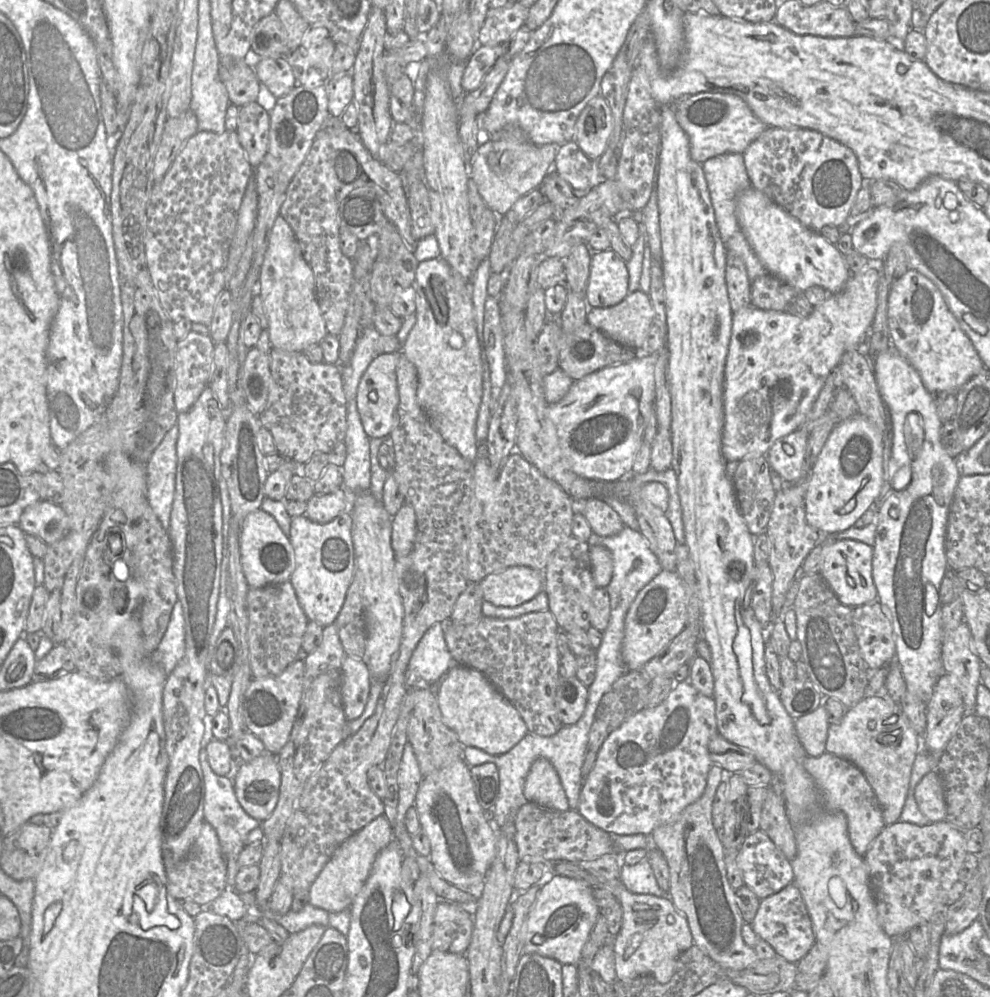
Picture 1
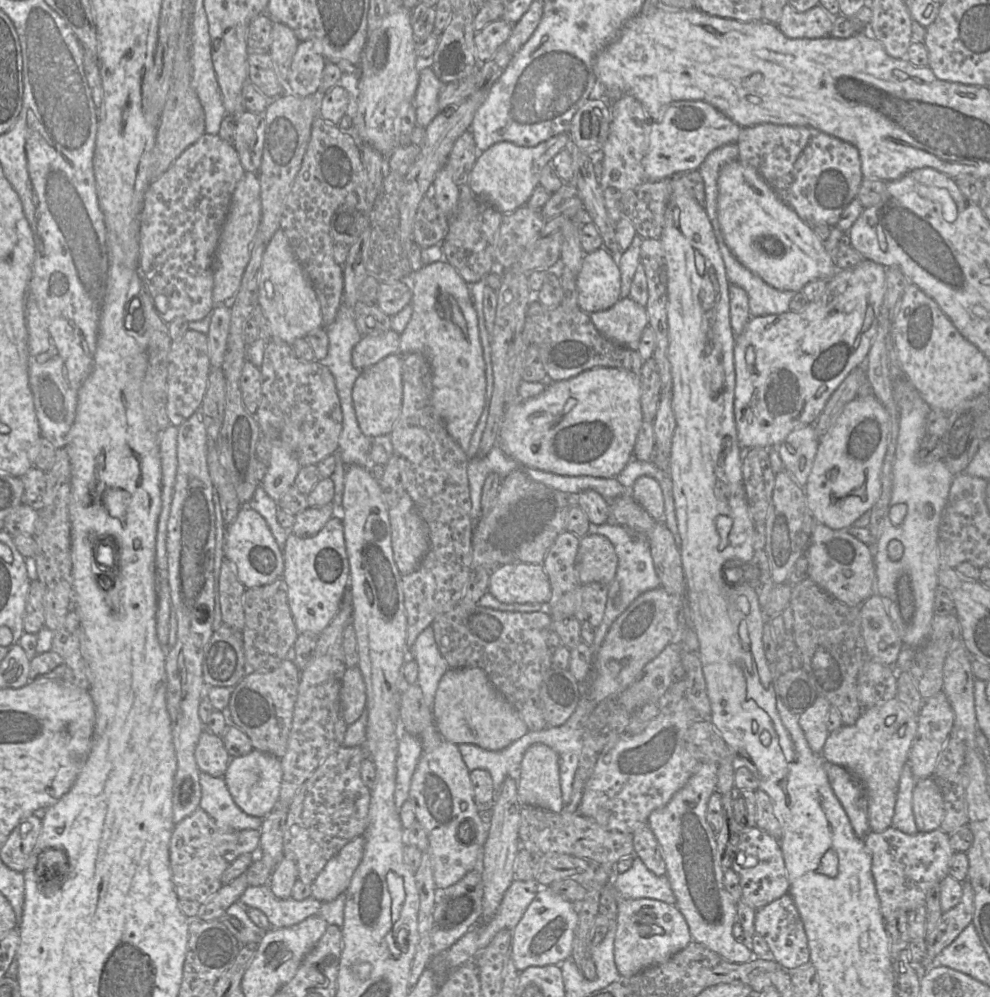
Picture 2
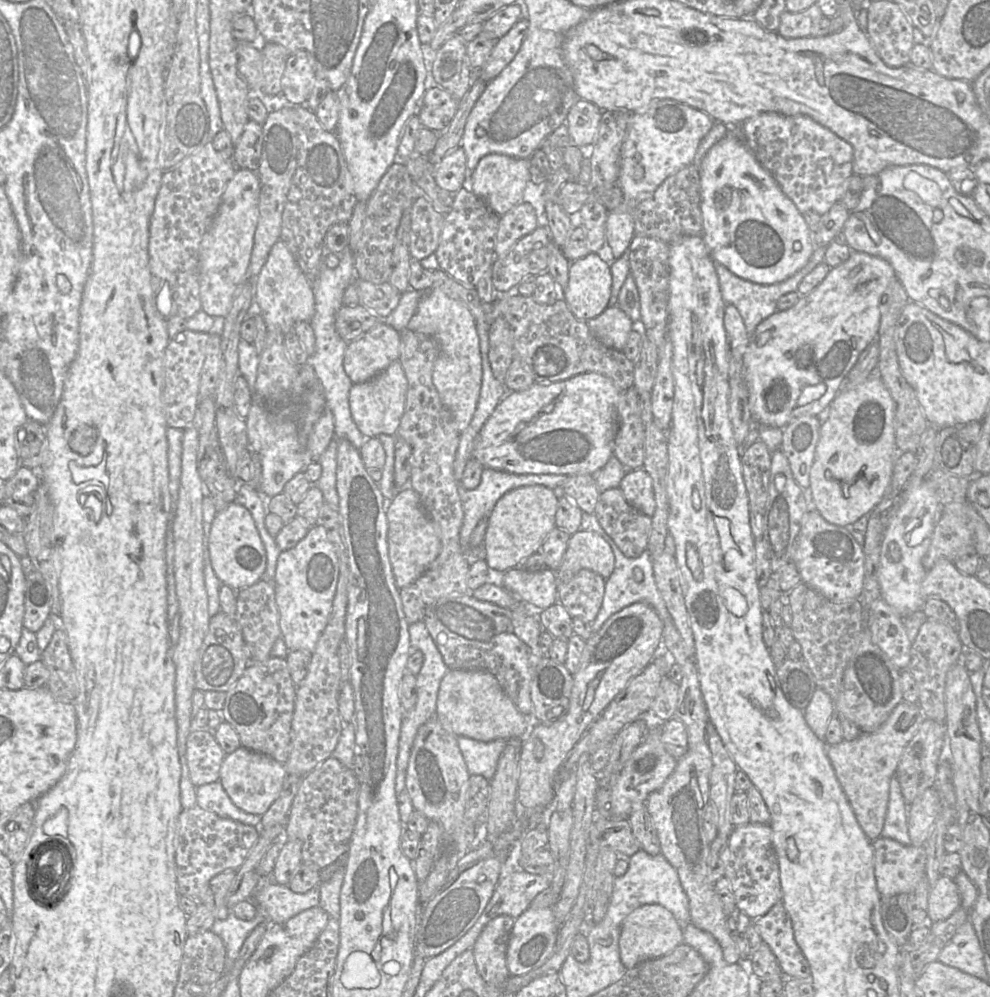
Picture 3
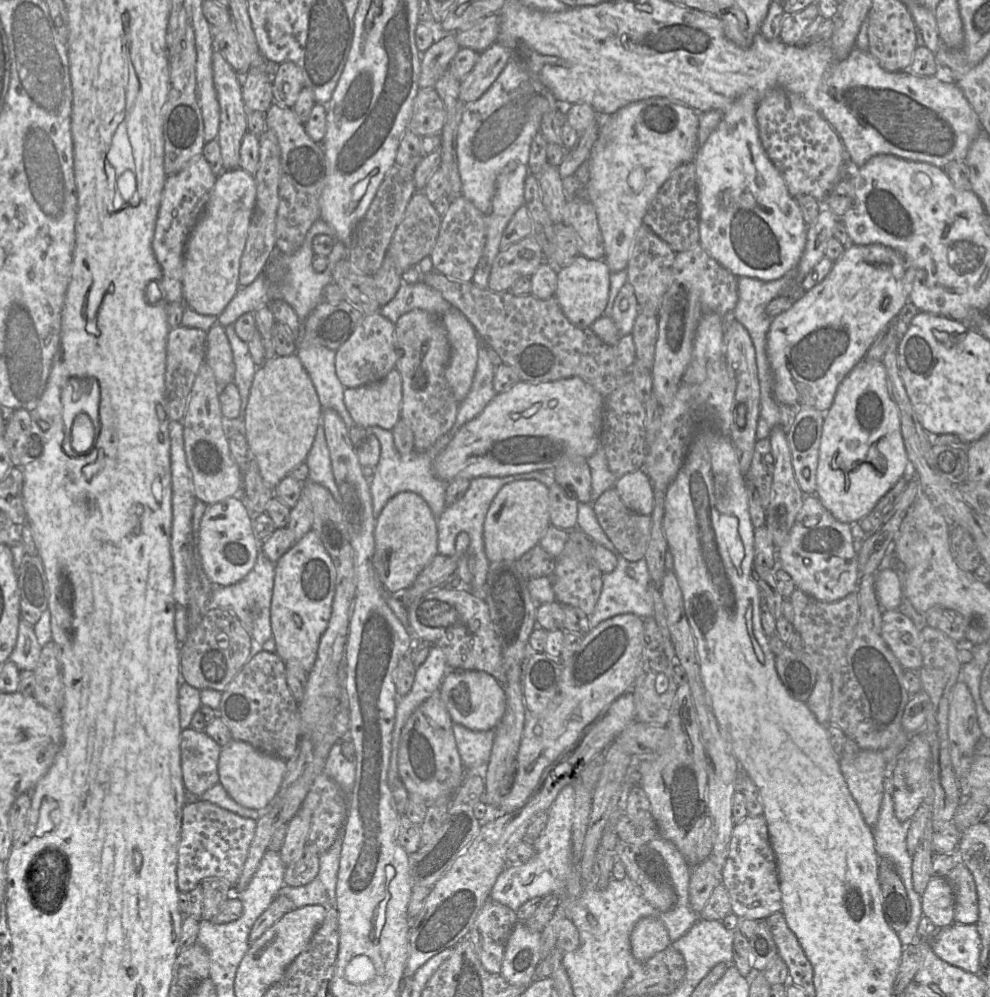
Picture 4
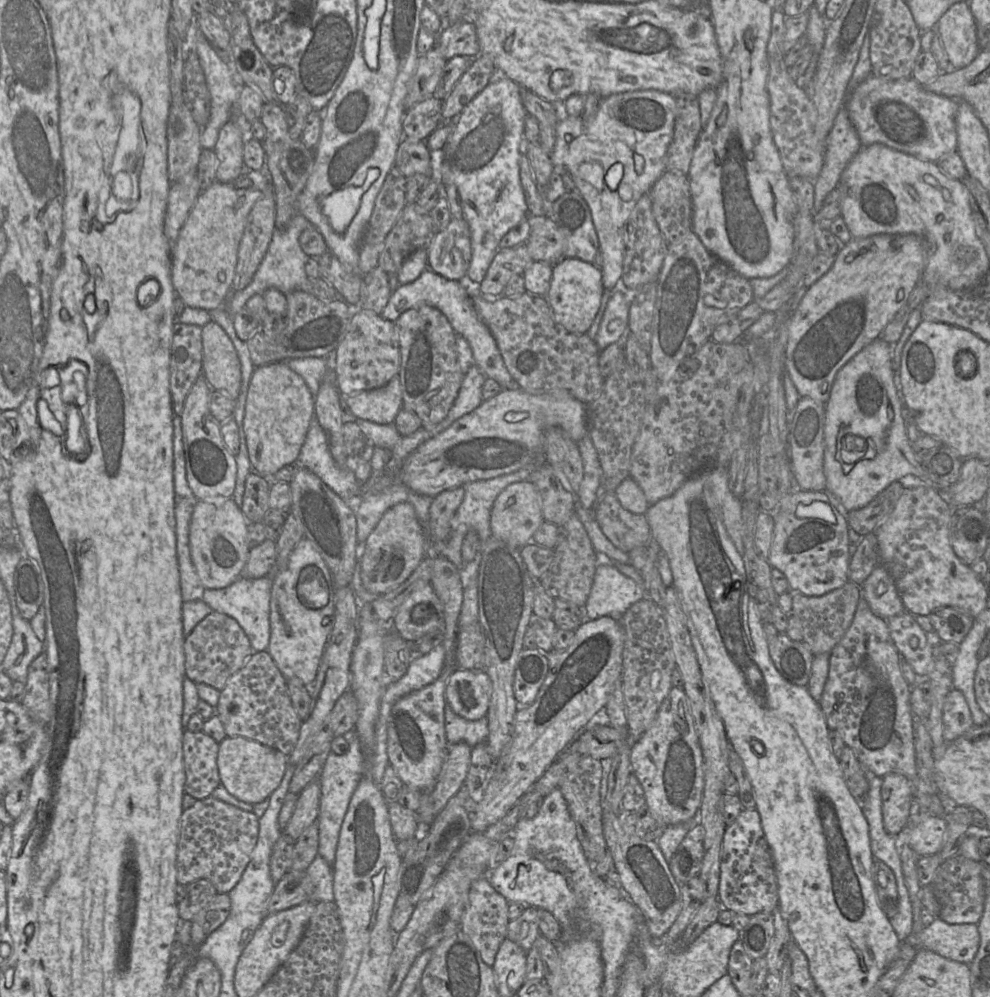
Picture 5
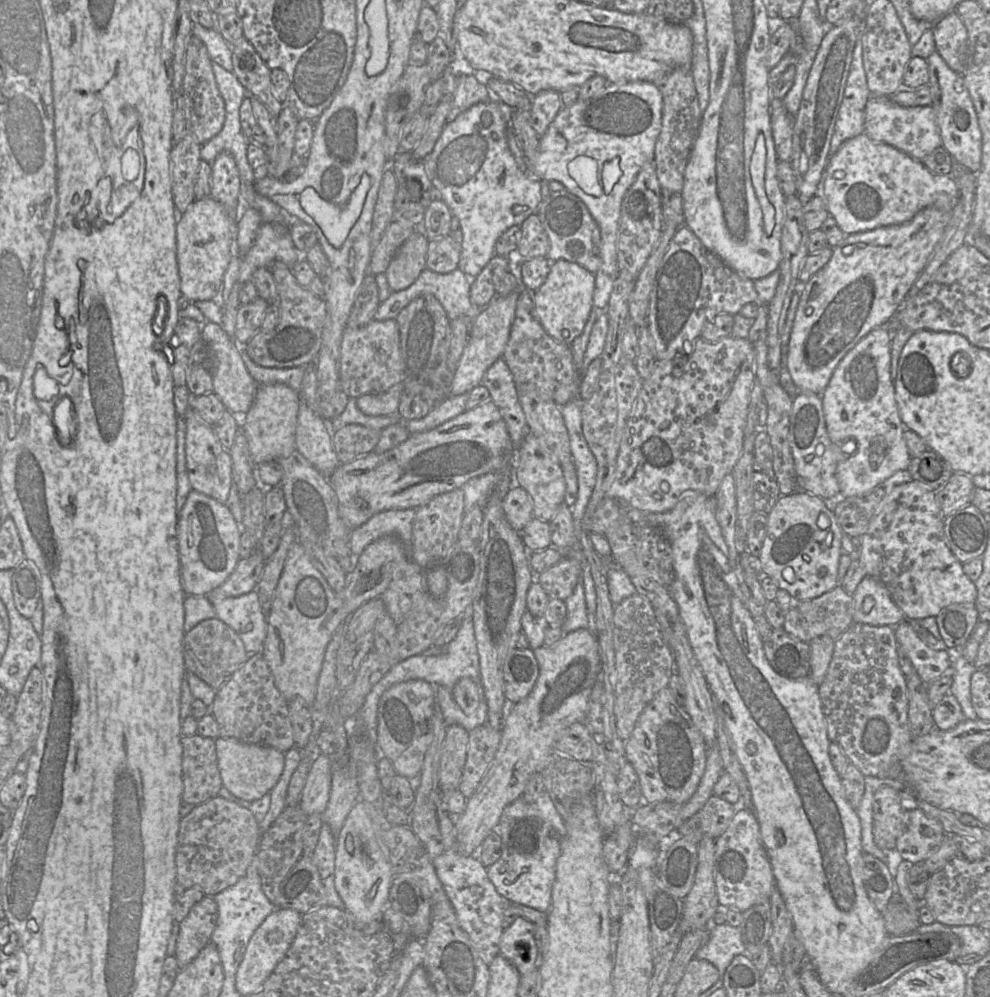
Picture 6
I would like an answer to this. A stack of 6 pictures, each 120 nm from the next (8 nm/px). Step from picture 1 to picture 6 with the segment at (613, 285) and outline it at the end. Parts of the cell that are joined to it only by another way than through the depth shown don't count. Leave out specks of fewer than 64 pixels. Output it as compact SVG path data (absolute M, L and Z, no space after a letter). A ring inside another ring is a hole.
M563 259L551 262L545 282L533 292L535 311L545 331L556 341L570 345L582 333L590 316L594 289L594 273Z

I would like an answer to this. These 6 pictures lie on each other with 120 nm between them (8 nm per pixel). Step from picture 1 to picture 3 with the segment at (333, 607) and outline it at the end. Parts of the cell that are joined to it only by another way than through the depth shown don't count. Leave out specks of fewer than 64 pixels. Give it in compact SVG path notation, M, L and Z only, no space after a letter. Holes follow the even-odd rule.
M315 524L293 548L280 552L274 576L281 638L289 651L313 653L328 622L339 575L339 562L326 529Z

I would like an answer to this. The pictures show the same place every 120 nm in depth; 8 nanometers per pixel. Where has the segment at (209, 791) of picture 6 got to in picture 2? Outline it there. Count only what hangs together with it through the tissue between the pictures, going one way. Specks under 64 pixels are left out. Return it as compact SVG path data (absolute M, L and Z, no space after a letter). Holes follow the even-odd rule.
M205 728L195 748L195 759L200 771L214 777L223 777L231 756L225 748L222 736Z

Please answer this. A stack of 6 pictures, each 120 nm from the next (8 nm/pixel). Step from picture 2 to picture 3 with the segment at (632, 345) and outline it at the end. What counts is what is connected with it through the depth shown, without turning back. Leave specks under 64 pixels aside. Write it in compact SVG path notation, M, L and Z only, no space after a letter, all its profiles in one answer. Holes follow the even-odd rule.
M617 305L607 307L598 316L587 321L594 336L605 346L621 350L636 324Z

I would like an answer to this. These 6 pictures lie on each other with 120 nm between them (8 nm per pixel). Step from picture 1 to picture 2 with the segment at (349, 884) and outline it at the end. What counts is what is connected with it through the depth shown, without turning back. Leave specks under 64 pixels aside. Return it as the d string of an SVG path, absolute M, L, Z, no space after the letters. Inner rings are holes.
M363 835L348 842L315 878L311 884L311 896L320 902L329 902L345 892L362 860L364 847Z

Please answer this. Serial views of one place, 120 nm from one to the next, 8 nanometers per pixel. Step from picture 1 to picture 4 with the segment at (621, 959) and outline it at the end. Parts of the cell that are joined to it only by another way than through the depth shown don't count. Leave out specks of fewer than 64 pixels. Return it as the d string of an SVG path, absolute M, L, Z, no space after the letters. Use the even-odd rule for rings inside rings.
M654 917L640 919L630 935L631 952L639 962L647 961L671 943L666 927Z

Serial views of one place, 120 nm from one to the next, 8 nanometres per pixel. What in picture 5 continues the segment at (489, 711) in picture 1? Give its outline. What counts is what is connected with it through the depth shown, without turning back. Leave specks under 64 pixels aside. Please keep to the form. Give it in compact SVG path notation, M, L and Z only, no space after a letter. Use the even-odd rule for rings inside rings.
M456 669L448 678L446 703L459 716L478 720L487 715L492 682L485 671Z

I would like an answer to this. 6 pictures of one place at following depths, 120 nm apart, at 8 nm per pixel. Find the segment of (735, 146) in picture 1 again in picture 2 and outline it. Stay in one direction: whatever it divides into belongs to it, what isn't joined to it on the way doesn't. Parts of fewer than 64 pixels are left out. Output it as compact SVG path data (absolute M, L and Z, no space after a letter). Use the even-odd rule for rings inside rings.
M684 100L672 102L665 110L660 121L653 122L650 142L642 164L646 181L659 181L674 174L698 170L707 155L716 148L736 143L742 127L728 118L721 111L701 100Z

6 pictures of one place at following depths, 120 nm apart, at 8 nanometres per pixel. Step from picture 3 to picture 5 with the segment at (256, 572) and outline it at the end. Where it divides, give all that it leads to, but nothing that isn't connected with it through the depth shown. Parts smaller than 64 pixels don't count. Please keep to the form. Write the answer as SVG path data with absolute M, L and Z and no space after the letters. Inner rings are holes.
M232 498L197 501L190 520L189 546L192 563L205 588L225 588L242 575L250 551L247 526L245 515Z

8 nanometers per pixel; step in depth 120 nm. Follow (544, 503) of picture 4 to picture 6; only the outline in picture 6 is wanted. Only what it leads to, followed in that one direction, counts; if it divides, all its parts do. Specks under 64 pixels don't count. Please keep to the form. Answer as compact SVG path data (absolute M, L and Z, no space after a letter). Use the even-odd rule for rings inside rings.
M513 485L506 493L502 507L507 521L517 532L521 532L534 518L531 497L518 485Z

